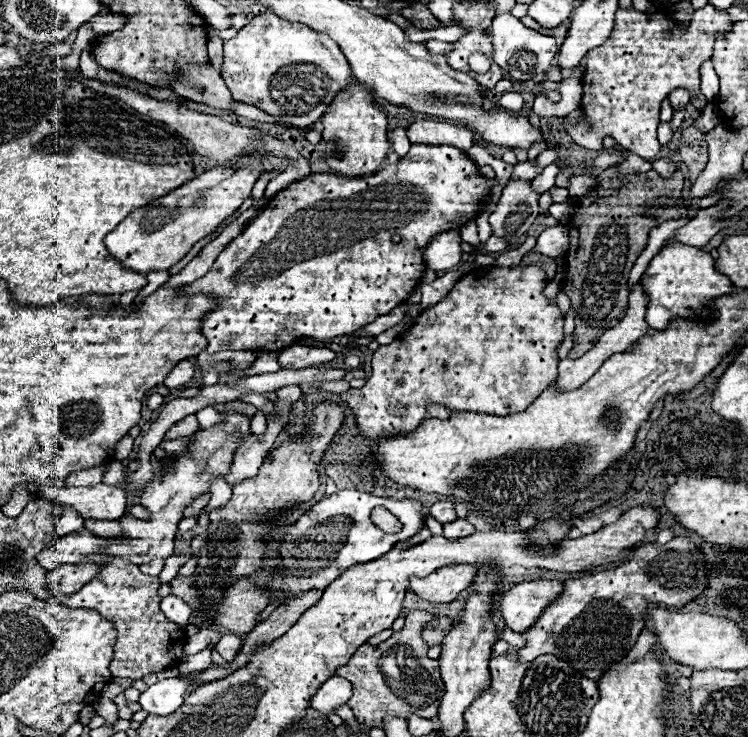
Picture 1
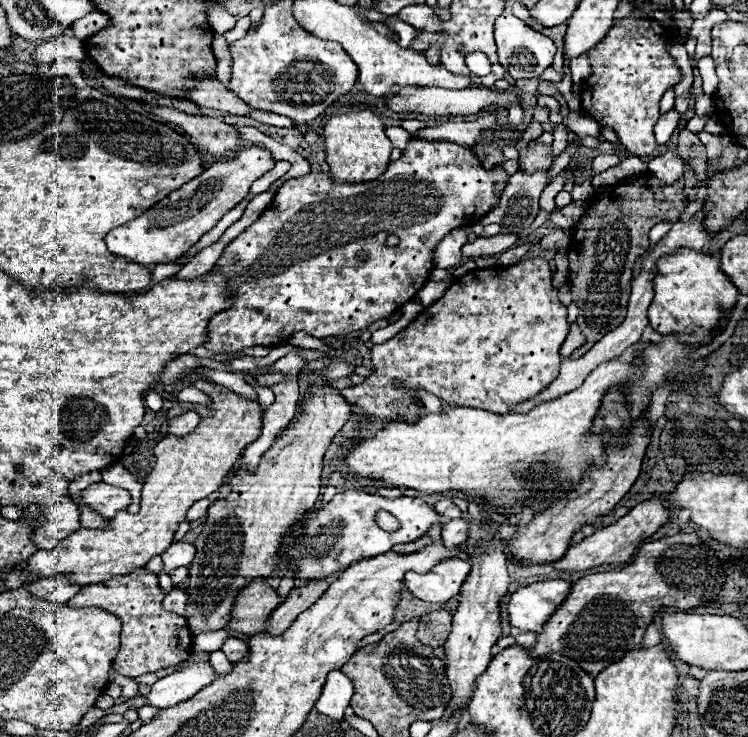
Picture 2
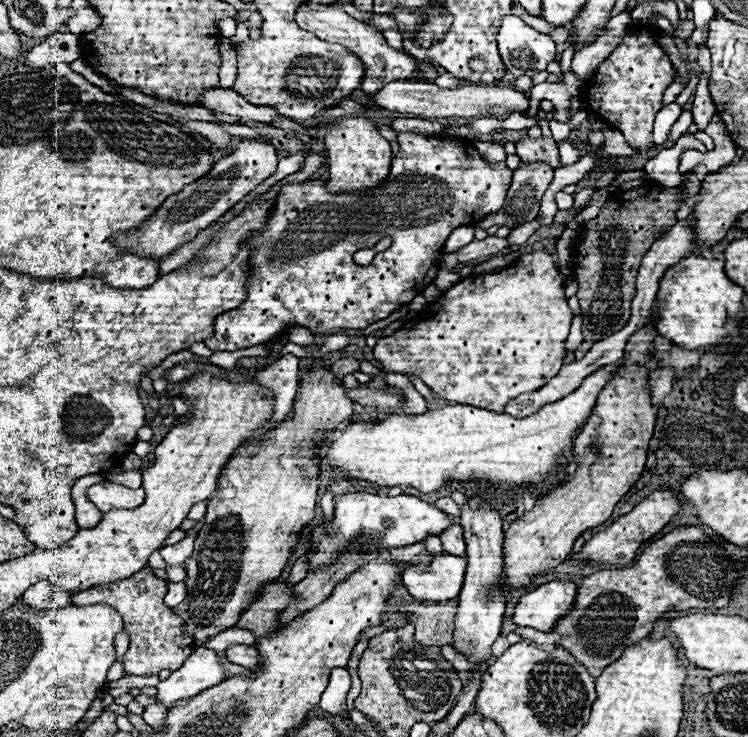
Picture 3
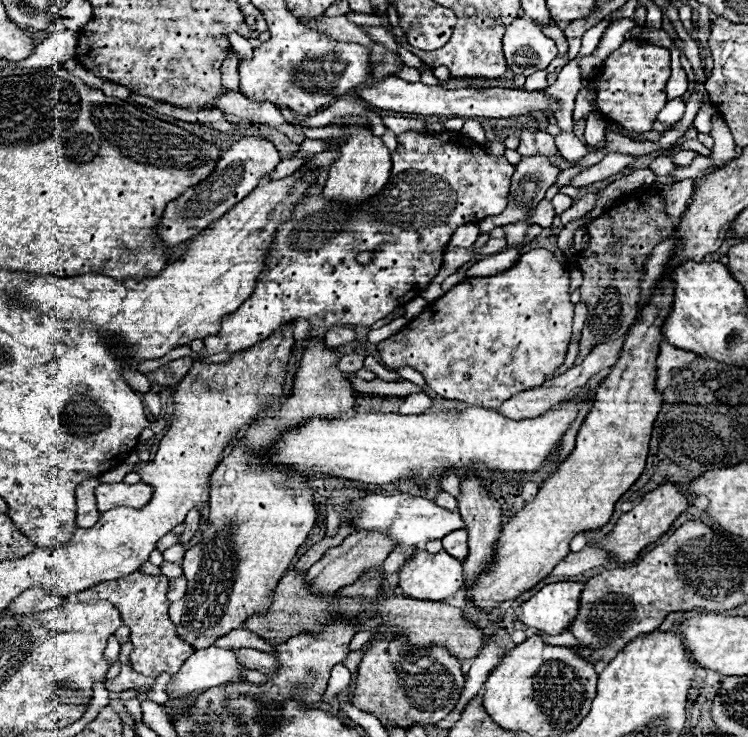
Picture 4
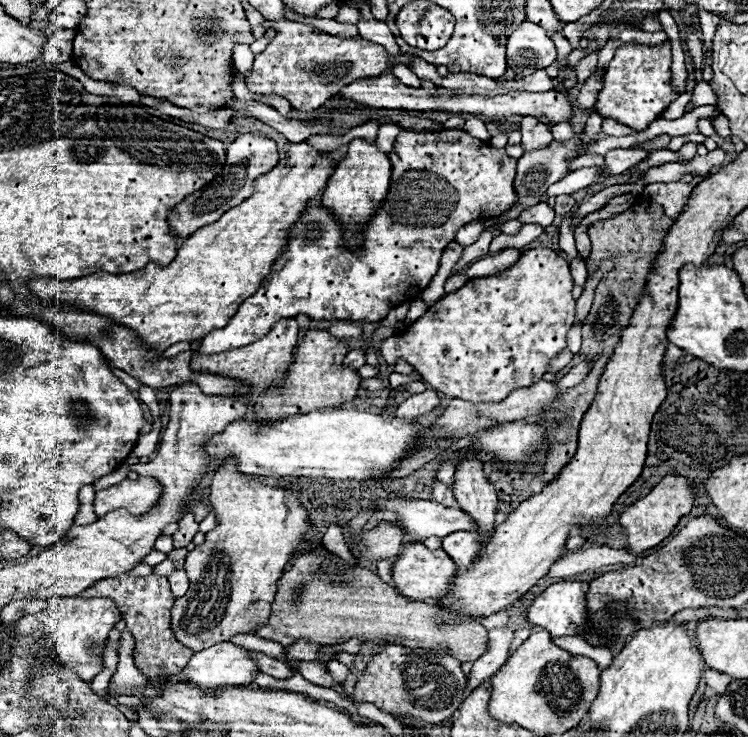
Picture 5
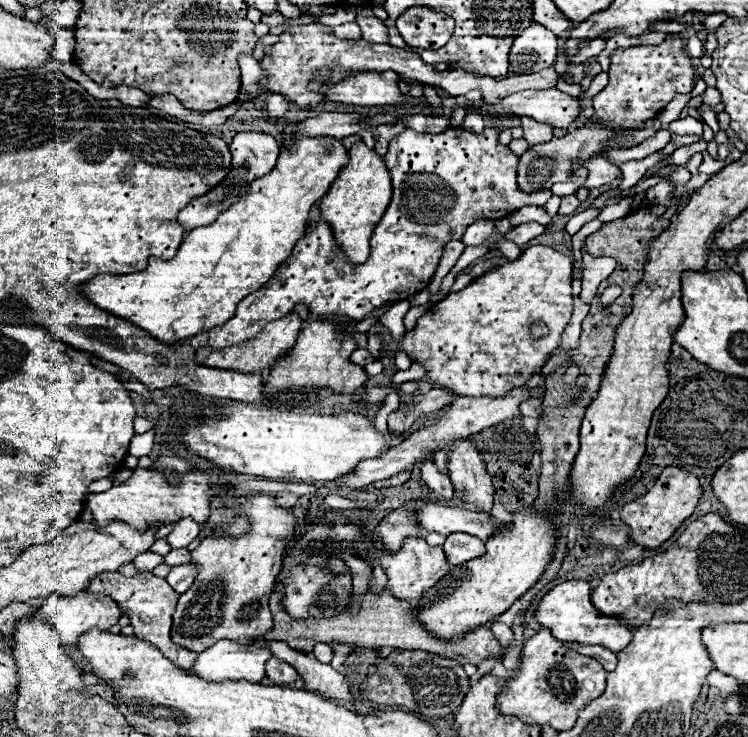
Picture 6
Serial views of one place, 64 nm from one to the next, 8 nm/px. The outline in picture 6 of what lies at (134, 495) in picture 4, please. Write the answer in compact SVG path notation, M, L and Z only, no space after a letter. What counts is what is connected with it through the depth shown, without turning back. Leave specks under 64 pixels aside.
M142 456L138 459L138 468L134 468L134 476L122 482L120 486L110 488L108 492L91 493L88 496L88 508L94 516L94 522L106 524L108 520L124 520L134 528L148 528L148 524L156 524L158 528L170 522L178 522L180 518L194 518L196 522L206 522L210 516L210 498L214 480L206 472L190 472L184 476L184 486L172 488L164 476L156 476L156 472L148 470L152 466L152 458Z

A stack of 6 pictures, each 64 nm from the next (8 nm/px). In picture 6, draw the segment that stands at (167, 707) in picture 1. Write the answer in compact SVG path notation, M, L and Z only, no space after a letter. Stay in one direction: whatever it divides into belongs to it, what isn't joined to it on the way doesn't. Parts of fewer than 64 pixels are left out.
M220 640L208 650L200 652L190 674L202 680L252 680L260 682L264 678L264 660L272 654L264 648L236 644L230 640Z

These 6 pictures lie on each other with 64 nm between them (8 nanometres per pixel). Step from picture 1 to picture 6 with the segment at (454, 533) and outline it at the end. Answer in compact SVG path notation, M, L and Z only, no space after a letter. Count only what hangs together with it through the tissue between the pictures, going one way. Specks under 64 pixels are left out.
M462 532L446 536L446 542L442 544L442 548L452 566L462 566L468 560L474 560L484 554L484 542L476 536L468 536Z

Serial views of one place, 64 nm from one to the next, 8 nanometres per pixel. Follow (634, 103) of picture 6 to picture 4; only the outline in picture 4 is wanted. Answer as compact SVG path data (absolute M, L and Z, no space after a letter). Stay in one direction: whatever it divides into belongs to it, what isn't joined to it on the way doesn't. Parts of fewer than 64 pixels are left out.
M624 40L622 46L610 54L604 62L602 72L594 78L596 92L596 112L606 120L620 124L624 130L634 132L634 140L644 140L642 136L652 130L652 120L666 104L666 82L670 78L670 52L666 48L654 46L642 40Z

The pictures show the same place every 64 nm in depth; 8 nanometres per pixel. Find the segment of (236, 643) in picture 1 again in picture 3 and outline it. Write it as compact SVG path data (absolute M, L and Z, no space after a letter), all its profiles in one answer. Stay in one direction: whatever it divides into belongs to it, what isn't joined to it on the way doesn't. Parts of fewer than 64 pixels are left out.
M232 644L226 648L226 656L230 662L240 664L244 668L256 668L256 664L260 664L260 654L256 652L254 646L246 646L246 644Z

